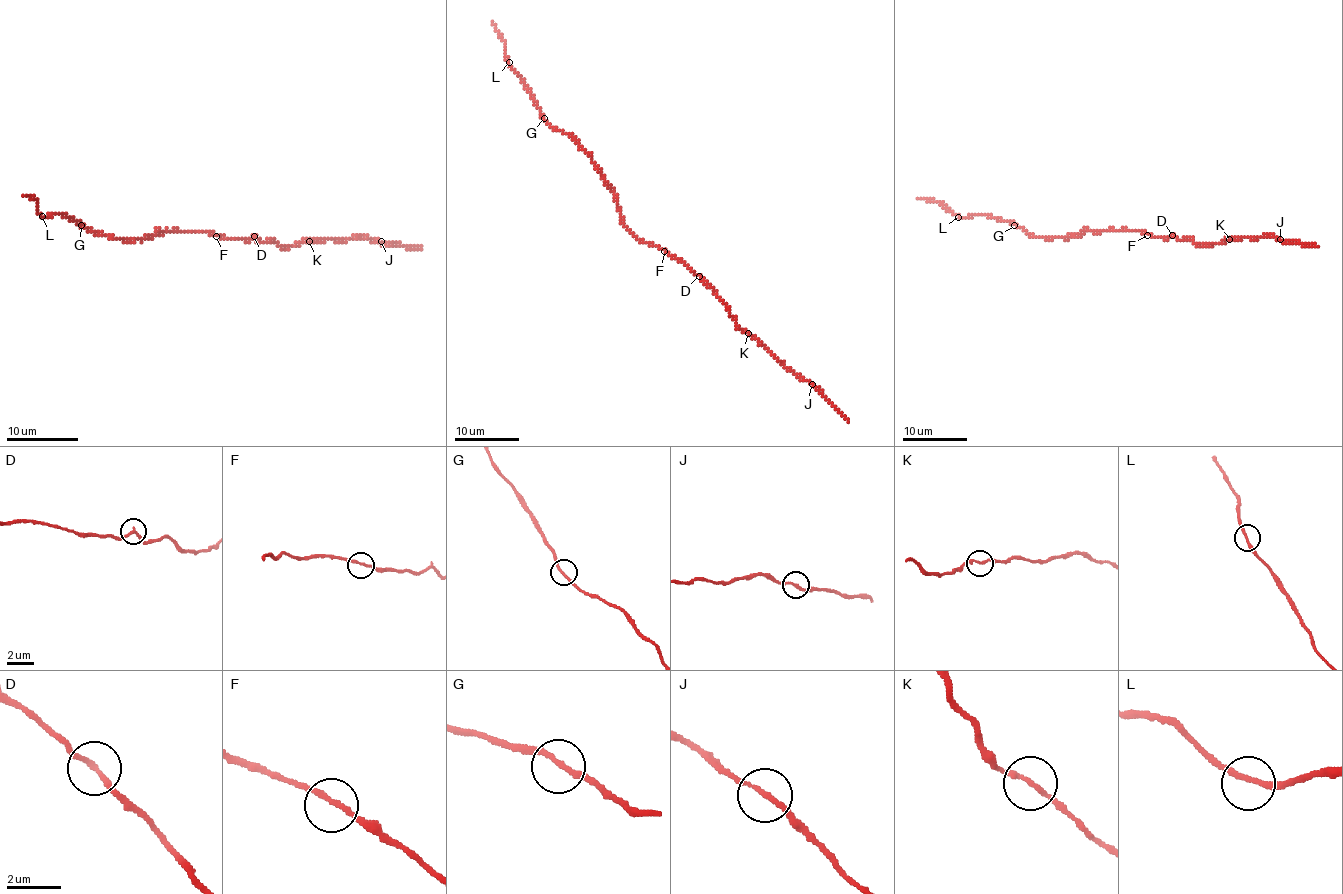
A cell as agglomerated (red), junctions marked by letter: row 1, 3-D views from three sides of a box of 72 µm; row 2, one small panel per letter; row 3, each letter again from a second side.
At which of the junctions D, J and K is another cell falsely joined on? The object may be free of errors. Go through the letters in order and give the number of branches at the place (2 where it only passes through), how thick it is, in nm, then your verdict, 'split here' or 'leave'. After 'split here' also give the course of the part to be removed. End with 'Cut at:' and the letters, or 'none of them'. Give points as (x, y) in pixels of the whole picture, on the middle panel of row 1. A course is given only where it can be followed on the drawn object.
D: 2 | 190 nm | leave
J: 2 | 180 nm | leave
K: 2 | 190 nm | leave
Cut at: none of them

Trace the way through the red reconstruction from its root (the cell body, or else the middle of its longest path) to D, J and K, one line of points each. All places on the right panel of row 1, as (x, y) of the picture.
D: (1135, 231), (1139, 230), (1151, 236), (1163, 238), (1171, 235)
J: (1135, 231), (1189, 238), (1199, 244), (1266, 235), (1280, 239)
K: (1135, 231), (1139, 230), (1151, 236), (1163, 238), (1189, 238), (1199, 244), (1220, 244), (1229, 239)

